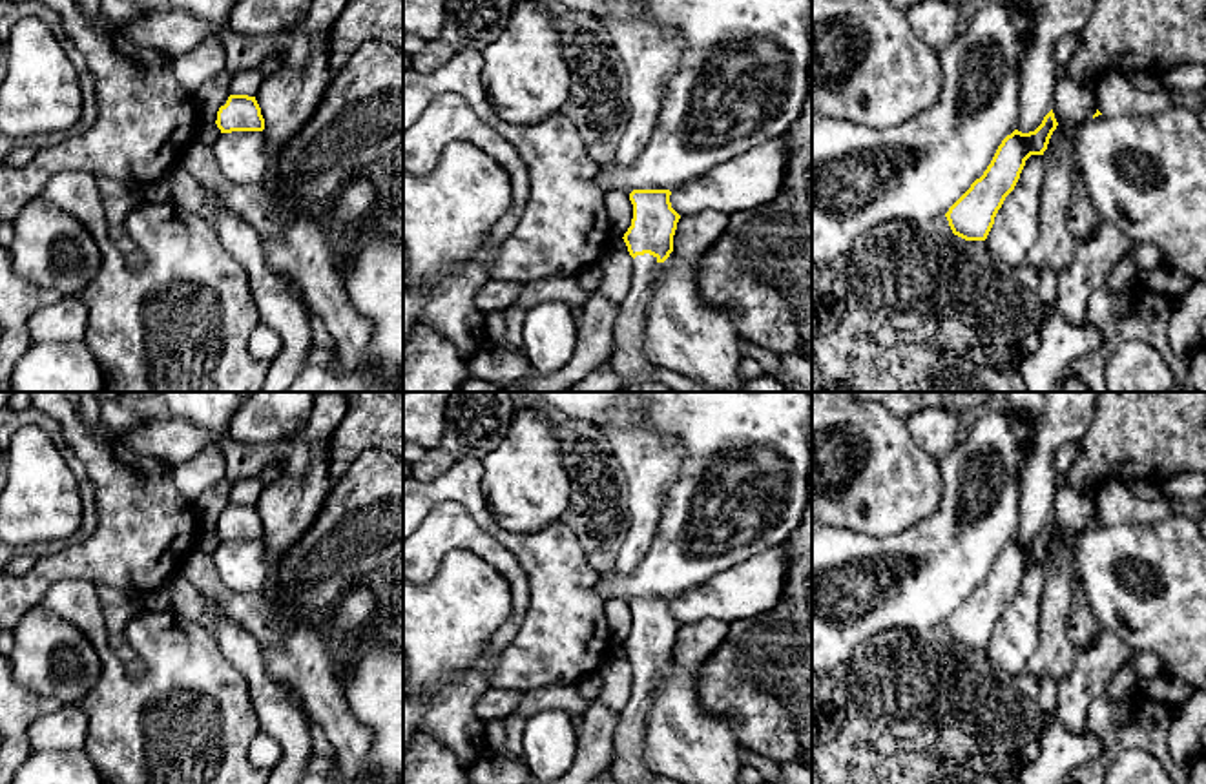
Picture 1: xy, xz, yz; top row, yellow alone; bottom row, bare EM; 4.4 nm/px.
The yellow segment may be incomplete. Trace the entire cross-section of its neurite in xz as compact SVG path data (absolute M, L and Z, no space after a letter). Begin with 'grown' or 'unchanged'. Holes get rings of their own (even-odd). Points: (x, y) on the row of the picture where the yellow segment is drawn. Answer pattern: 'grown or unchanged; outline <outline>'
grown; outline M633 190L629 193L633 219L622 239L633 257L633 288L619 304L608 365L626 381L628 392L673 392L653 377L657 366L642 350L655 266L673 252L673 235L681 219L671 208L670 195L670 190Z

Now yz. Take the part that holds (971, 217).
unchanged; outline M1053 109L1029 133L1014 129L998 146L980 179L945 213L954 235L965 241L985 241L1005 197L1014 190L1025 160L1044 155L1058 122Z

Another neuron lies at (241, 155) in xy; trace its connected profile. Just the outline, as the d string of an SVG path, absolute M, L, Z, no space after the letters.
M263 131L221 133L212 148L226 181L237 186L259 186L263 182L268 171Z

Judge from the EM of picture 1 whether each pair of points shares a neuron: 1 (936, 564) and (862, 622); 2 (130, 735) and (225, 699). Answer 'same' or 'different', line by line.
1: same
2: same

